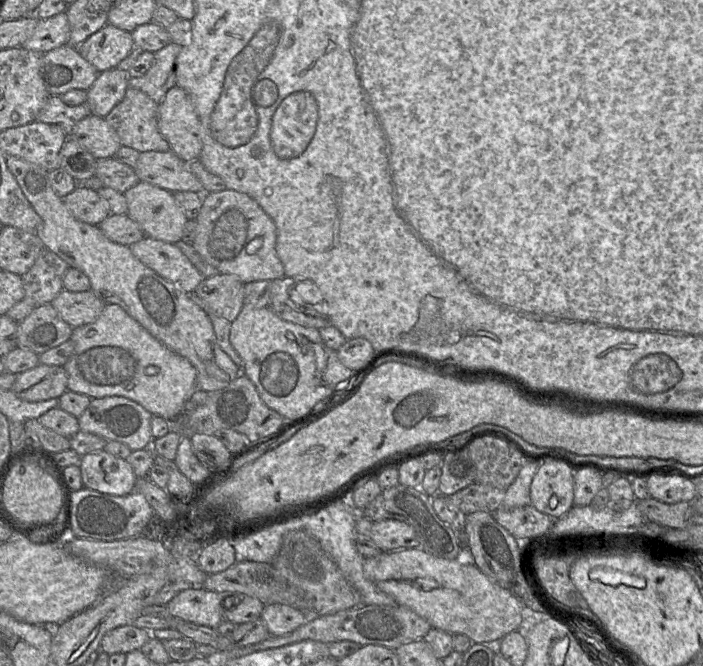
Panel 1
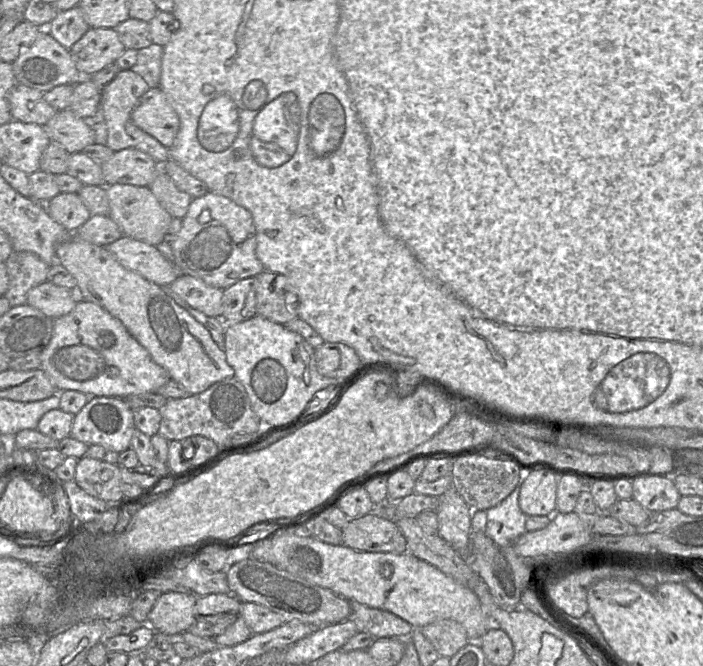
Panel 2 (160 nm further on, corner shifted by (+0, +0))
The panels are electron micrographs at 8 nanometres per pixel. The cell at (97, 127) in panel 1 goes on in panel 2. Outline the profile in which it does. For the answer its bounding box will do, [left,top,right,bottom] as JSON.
[44,109,95,154]

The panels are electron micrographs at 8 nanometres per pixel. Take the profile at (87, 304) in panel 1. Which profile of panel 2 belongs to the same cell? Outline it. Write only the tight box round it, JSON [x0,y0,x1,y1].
[27,281,76,319]

